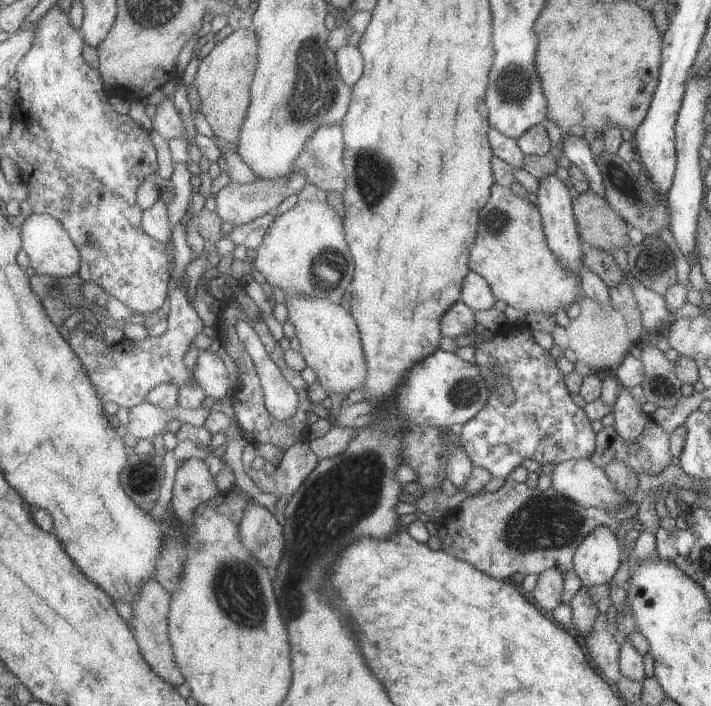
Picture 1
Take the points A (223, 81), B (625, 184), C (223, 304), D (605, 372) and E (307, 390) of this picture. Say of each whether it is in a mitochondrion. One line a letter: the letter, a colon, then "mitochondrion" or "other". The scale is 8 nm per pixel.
A: other
B: mitochondrion
C: other
D: other
E: other

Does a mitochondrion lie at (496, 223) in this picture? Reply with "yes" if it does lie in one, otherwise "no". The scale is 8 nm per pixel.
yes

